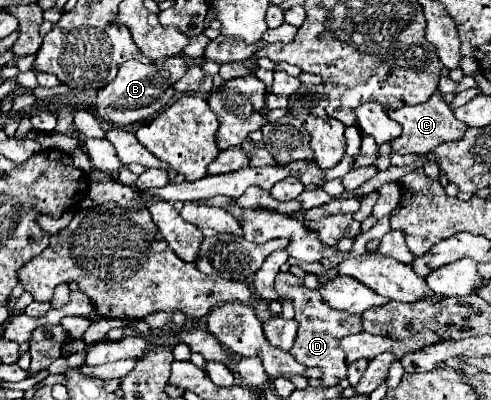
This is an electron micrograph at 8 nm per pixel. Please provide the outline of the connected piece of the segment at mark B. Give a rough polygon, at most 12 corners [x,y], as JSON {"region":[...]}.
{"region":[[185,57],[123,63],[97,93],[97,117],[153,119],[175,95]]}

